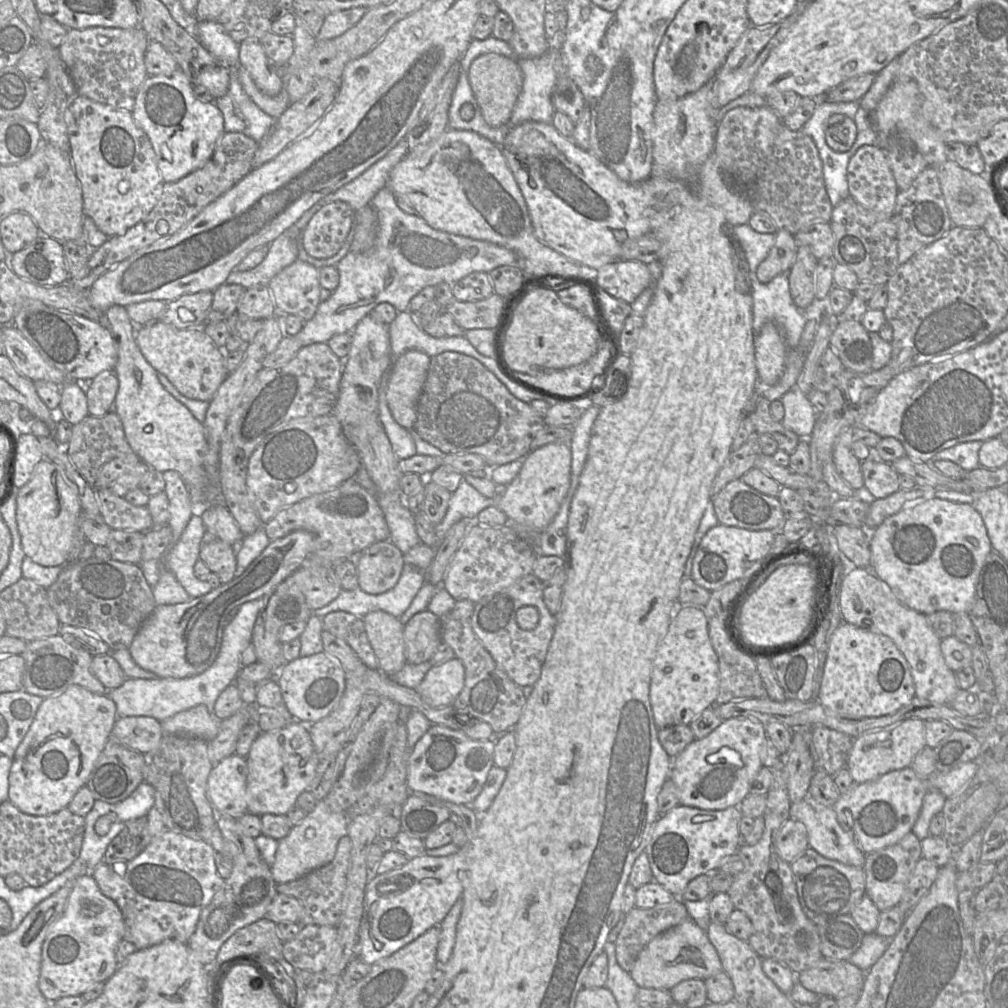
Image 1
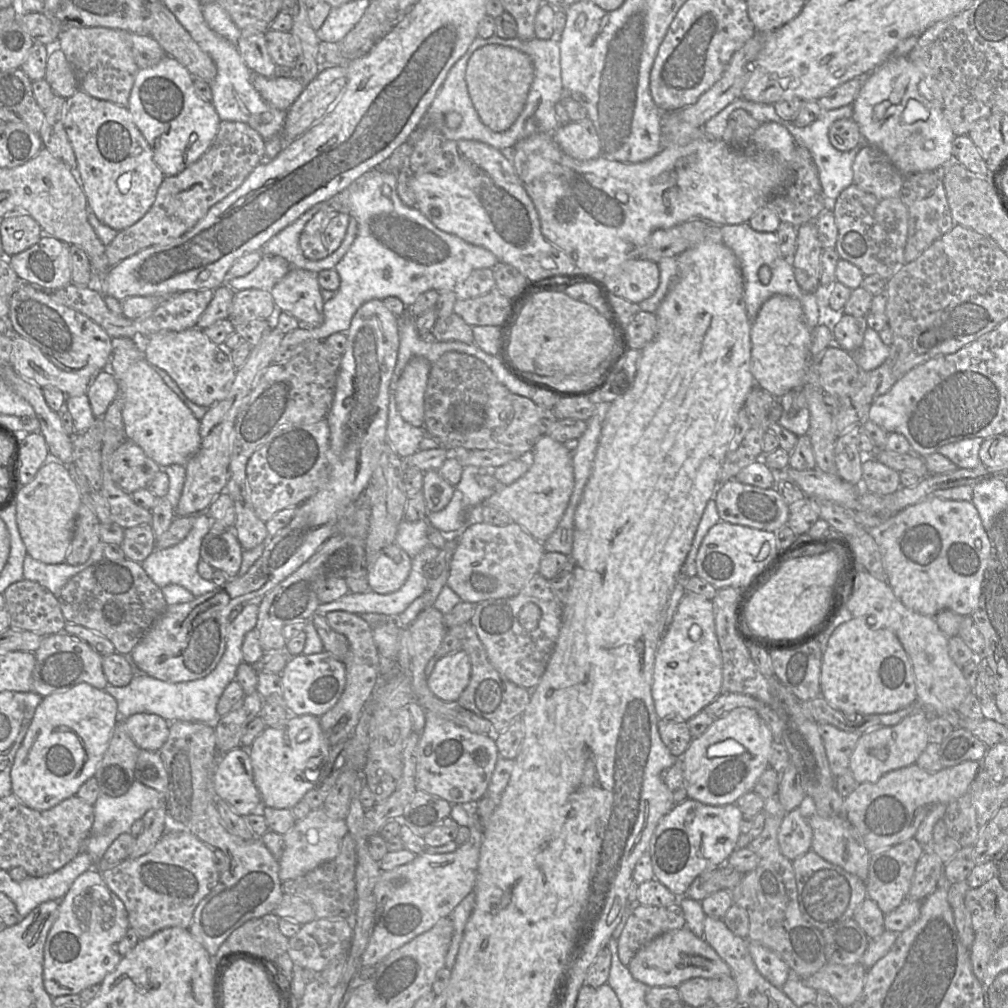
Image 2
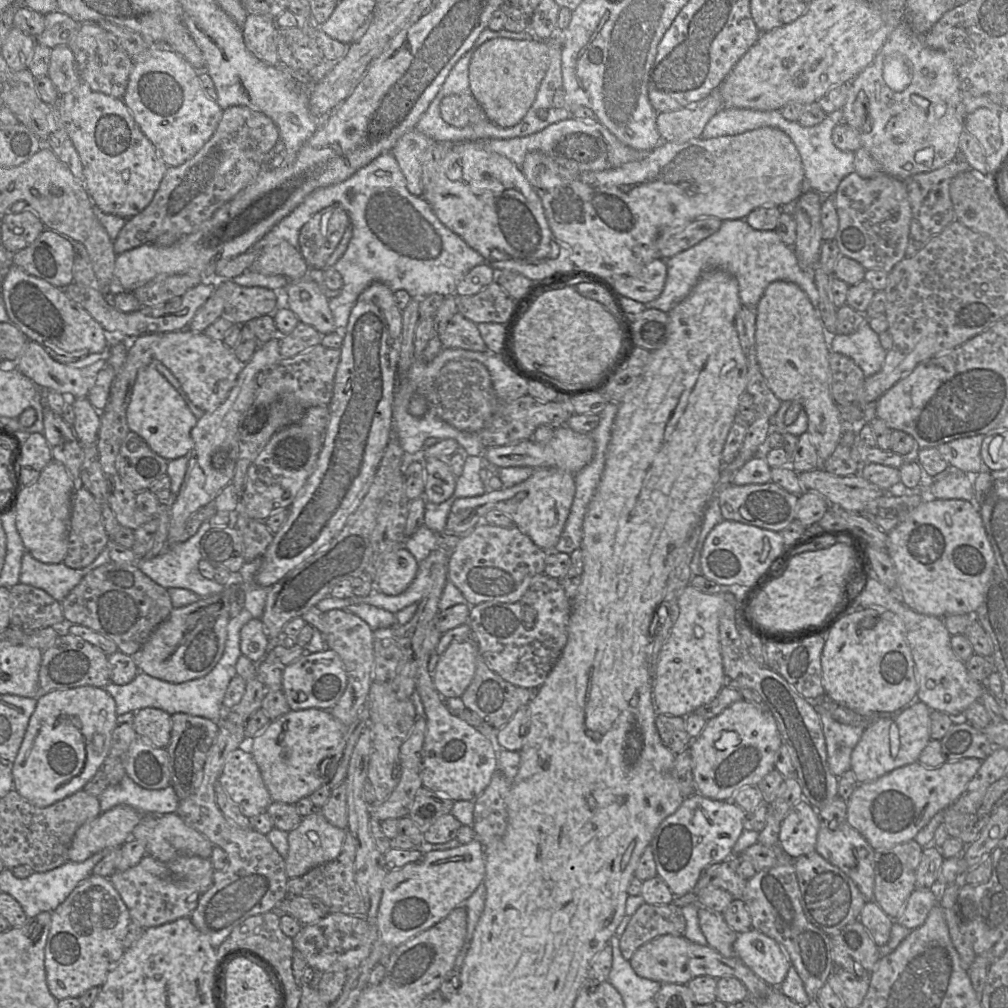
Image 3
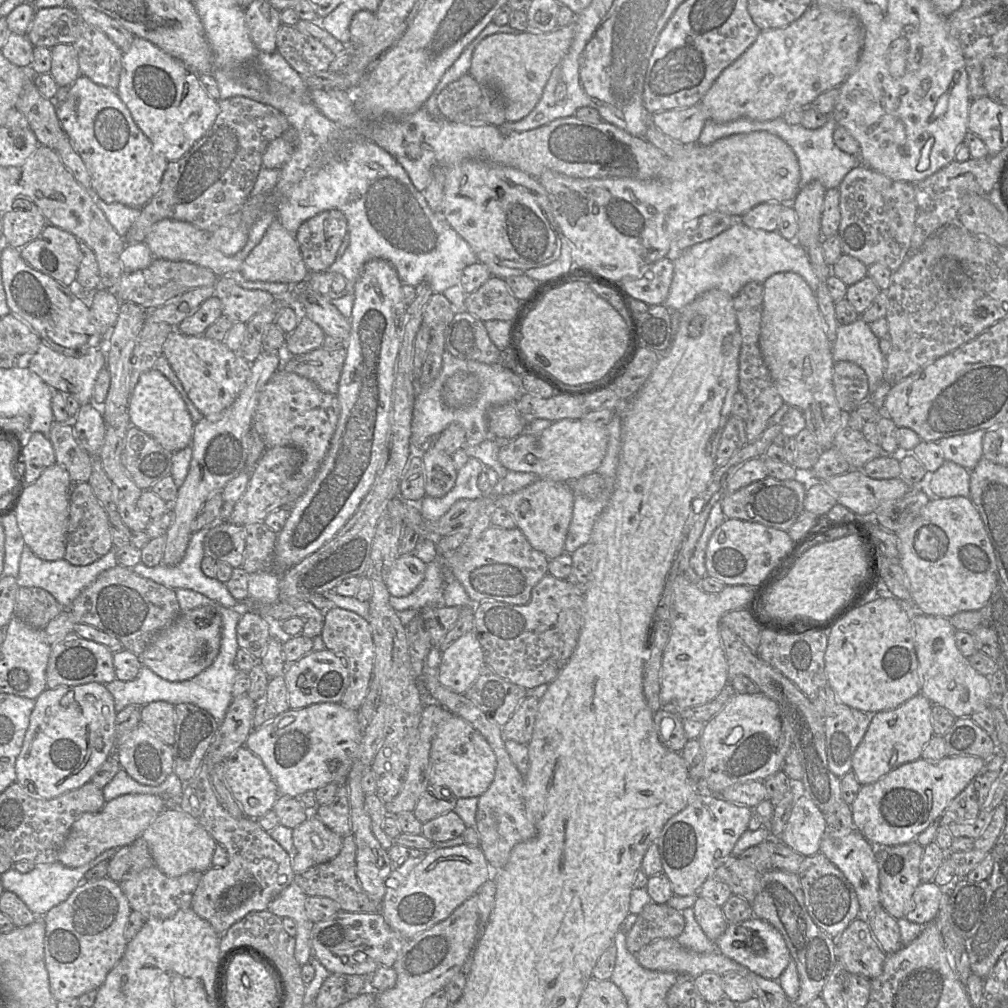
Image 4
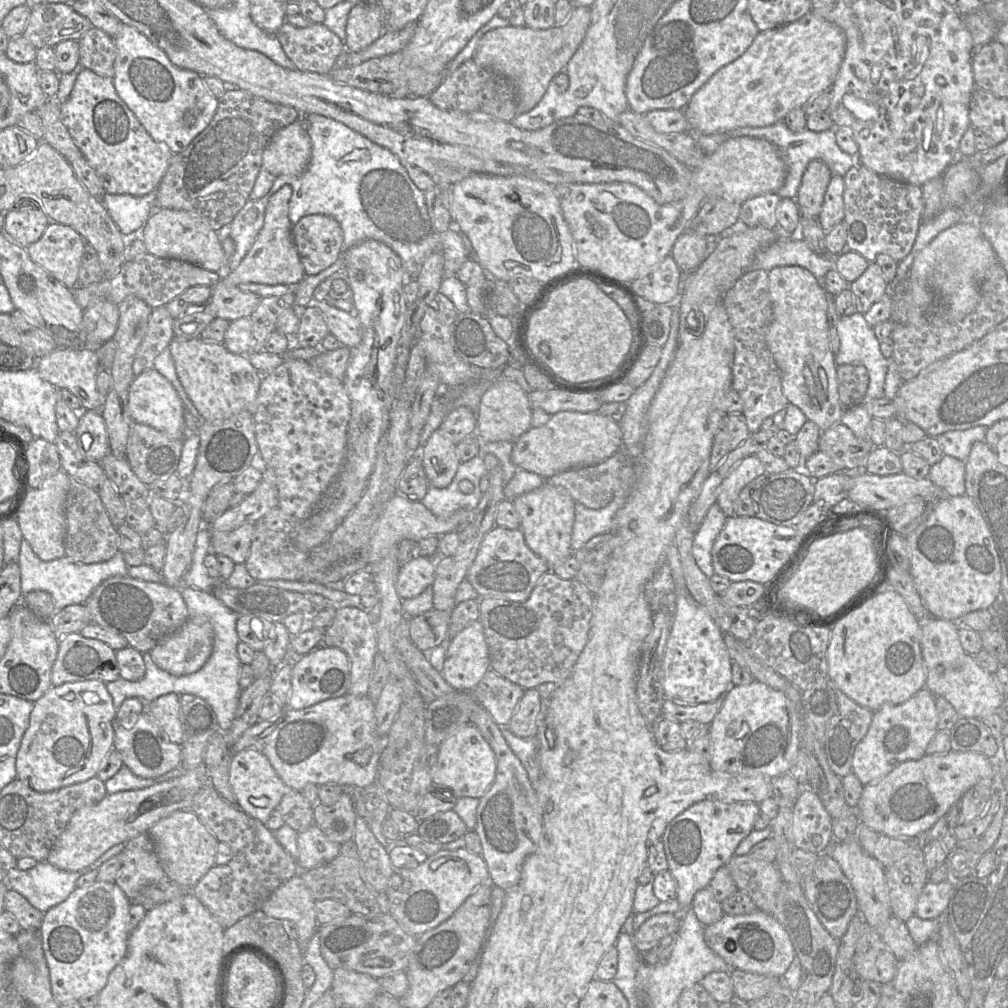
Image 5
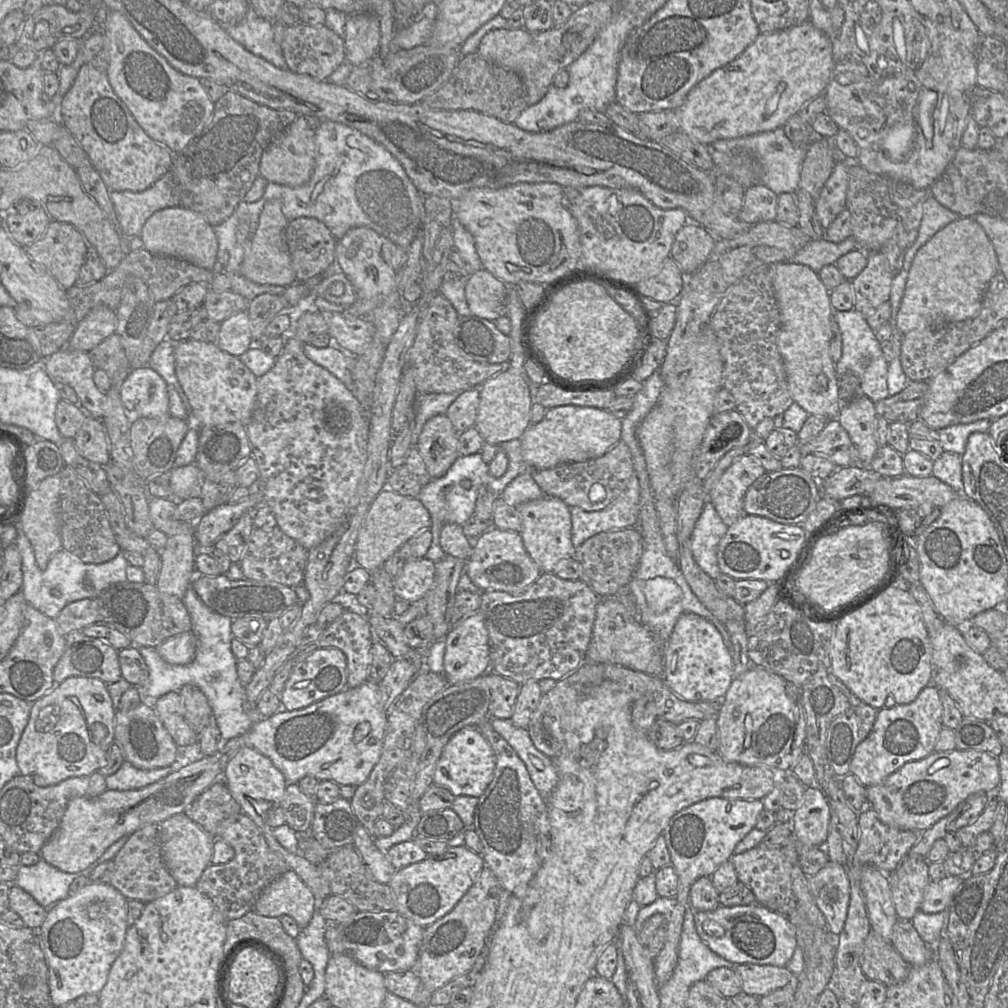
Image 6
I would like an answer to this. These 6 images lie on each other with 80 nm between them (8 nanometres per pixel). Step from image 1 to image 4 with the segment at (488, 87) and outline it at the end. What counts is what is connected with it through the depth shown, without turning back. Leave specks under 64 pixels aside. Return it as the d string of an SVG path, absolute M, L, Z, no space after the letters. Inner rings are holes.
M575 21L550 32L525 30L489 35L474 50L468 73L503 98L506 122L517 122L526 117L539 102L552 70L560 65L574 35Z

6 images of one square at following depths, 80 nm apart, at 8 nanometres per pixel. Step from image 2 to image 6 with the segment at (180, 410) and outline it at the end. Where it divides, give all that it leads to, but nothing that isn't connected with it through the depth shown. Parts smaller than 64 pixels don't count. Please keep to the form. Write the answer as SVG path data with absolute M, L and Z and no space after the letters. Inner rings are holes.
M149 365L130 371L121 386L120 395L123 405L133 417L170 415L167 383Z

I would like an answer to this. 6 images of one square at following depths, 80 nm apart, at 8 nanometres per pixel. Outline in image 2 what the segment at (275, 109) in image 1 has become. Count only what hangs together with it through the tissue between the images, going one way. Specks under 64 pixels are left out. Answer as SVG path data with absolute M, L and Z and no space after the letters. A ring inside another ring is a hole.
M279 71L271 78L253 74L251 79L261 97L269 105L281 111L287 111L306 87L306 84L291 78L287 72Z

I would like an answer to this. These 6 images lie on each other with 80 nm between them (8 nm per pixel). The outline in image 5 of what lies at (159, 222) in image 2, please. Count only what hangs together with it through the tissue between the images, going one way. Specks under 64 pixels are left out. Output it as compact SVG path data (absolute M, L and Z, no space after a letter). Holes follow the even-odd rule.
M227 88L218 98L216 112L209 125L181 153L172 155L168 168L155 190L156 209L173 209L195 214L214 231L223 233L249 200L262 154L271 137L301 116L292 107L267 102L237 88Z

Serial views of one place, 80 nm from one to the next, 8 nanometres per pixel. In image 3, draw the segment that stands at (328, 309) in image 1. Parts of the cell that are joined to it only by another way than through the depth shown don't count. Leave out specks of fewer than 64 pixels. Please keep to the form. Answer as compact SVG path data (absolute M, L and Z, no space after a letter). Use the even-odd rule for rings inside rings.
M390 152L379 155L348 179L337 184L318 188L310 193L300 205L278 222L249 251L259 253L264 246L276 244L281 240L287 241L293 247L299 249L299 232L303 225L315 213L334 205L347 212L352 228L352 237L346 251L332 267L340 273L343 279L340 294L328 301L336 331L343 331L346 328L357 298L373 282L381 282L393 292L405 290L411 298L419 300L431 294L440 294L446 297L456 293L458 282L472 268L486 263L478 252L439 221L423 196L415 196L408 191L406 179Z

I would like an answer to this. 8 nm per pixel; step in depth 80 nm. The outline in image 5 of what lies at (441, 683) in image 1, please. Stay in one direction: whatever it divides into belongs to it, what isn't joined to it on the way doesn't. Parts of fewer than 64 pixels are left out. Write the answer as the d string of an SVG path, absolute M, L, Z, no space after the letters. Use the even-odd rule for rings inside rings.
M479 620L446 642L441 674L456 691L472 691L489 668L489 650Z

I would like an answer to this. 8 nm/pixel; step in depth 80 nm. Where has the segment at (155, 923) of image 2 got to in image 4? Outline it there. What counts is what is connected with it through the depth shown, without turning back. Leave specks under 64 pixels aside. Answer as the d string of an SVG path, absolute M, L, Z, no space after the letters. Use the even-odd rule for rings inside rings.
M156 865L139 873L127 872L120 882L121 889L128 899L131 911L140 912L146 919L168 919L179 910L191 907L193 894L203 873L189 872L179 877L168 877Z

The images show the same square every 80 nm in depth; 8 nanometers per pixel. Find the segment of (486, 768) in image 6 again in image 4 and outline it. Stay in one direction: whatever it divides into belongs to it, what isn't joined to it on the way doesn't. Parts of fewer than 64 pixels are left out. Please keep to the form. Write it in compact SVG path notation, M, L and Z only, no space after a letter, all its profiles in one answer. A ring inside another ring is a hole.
M452 714L441 722L430 749L429 784L447 788L458 798L479 797L495 777L496 755L487 740L461 717Z

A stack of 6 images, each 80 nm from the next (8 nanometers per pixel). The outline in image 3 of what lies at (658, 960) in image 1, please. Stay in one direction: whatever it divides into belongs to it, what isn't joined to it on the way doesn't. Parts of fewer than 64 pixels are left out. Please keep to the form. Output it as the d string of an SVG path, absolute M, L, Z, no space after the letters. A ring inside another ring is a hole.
M670 934L654 938L639 947L629 960L634 972L646 979L657 981L661 984L676 983L687 984L698 976L711 976L716 979L722 977L735 977L747 988L747 999L765 999L773 989L757 976L738 958L727 958L709 945L700 945L682 936Z

